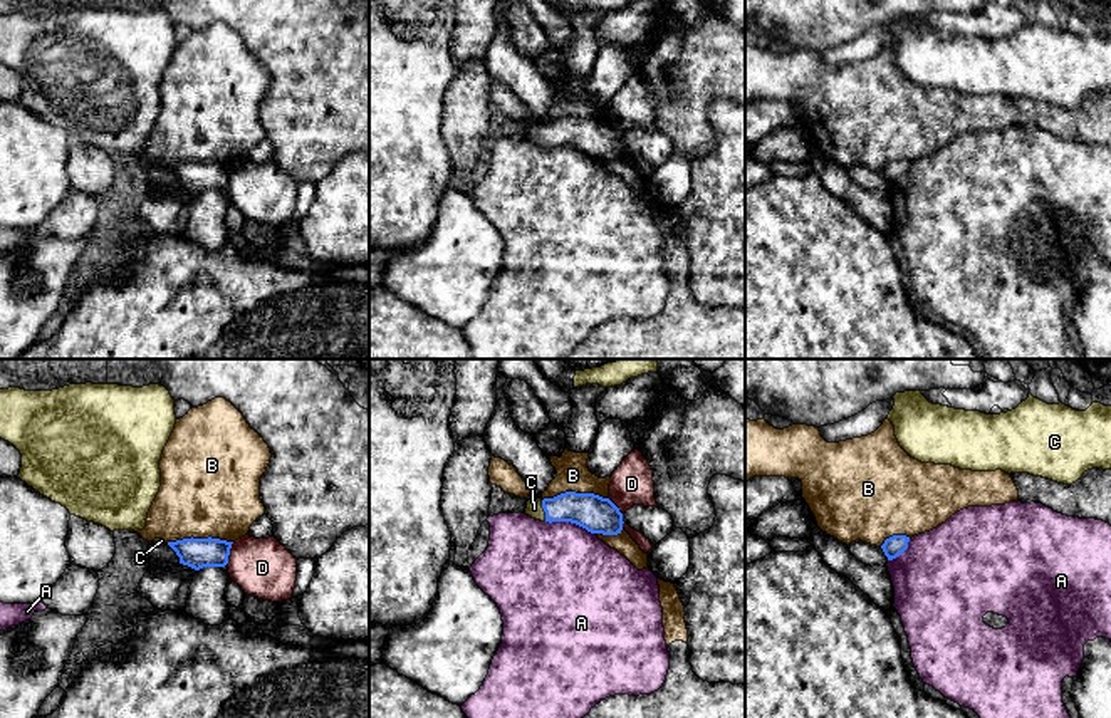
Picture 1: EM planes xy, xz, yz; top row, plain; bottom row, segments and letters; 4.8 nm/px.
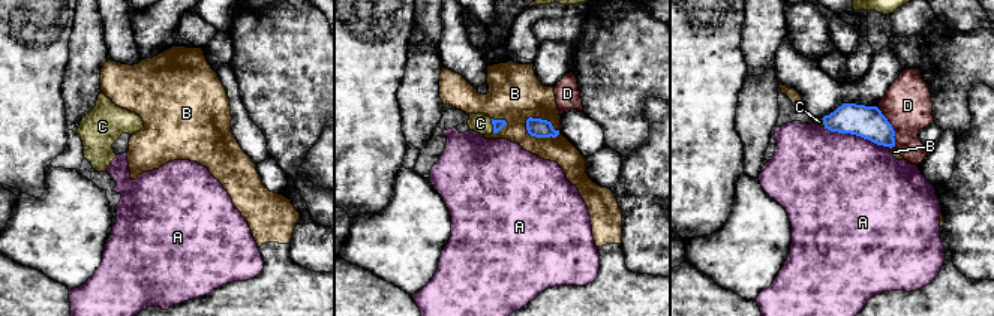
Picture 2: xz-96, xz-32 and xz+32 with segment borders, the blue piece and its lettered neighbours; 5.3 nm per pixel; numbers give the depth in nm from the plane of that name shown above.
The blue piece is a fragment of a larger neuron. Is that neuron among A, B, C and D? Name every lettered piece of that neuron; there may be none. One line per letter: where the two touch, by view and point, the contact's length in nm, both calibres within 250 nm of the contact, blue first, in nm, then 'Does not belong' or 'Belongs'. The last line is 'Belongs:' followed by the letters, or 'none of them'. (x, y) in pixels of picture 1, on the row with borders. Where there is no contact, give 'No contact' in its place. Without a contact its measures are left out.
A: Touches blue at xz (571, 522). Shared border 240 nm. Thickness 180 nm (blue) against 480 nm. Does not belong
B: Touches blue at xz (574, 492). Shared border 320 nm. Thickness 180 nm (blue) against 160 nm. Does not belong
C: Touches blue at xz (544, 510). Shared border 110 nm. Thickness 170 nm (blue) against 80 nm. Belongs
D: Touches blue at xy (229, 554). Shared border 120 nm. Thickness 140 nm (blue) against 280 nm. Does not belong
Belongs: C

